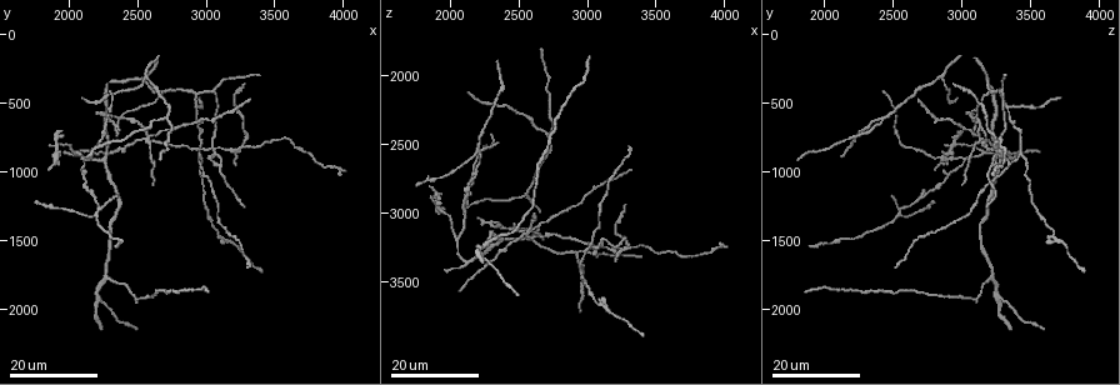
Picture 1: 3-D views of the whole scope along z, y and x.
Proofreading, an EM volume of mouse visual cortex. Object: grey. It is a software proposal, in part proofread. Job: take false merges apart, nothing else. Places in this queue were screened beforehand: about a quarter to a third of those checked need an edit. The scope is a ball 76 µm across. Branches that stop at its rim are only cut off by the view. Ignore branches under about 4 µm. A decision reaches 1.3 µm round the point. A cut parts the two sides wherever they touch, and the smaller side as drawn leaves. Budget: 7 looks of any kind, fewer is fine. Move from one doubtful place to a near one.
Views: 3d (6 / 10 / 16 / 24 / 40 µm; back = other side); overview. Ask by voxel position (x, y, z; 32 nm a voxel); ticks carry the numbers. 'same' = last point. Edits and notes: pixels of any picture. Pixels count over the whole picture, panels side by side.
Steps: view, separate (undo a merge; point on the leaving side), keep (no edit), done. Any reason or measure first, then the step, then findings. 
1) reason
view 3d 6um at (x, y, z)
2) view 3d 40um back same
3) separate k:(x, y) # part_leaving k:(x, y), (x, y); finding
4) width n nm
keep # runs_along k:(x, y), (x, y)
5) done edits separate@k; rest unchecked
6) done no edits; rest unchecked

three-way junction
view 3d 24um at (2200, 1320, 2540)

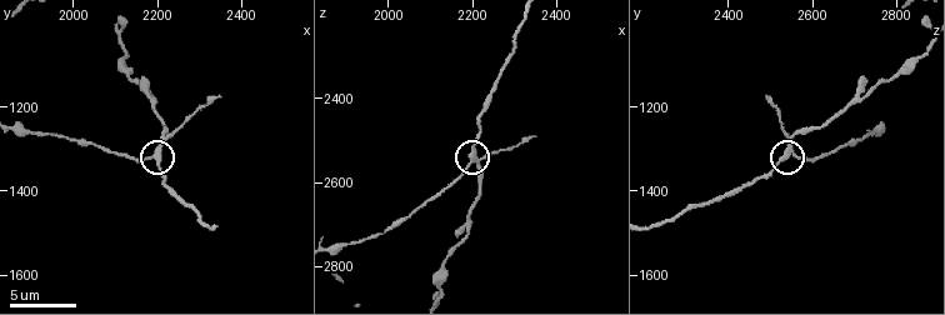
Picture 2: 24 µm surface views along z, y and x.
view 3d 6um at (2200, 1305, 2540)

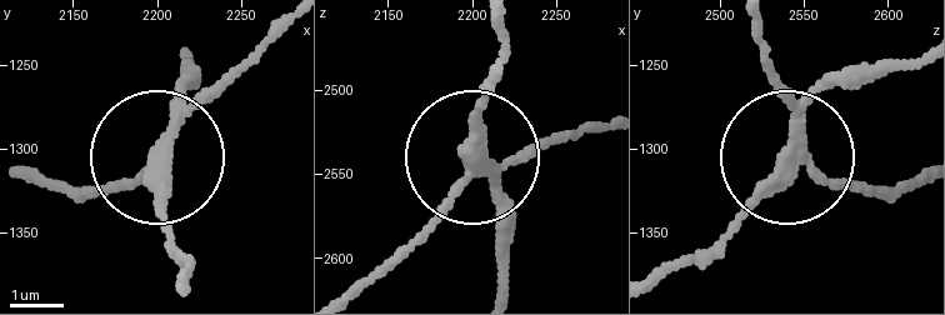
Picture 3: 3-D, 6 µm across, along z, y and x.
side_arm 18 um
separate 3:(231, 81) # part_leaving 3:(174, 136), (120, 185), (26, 176); two neurons meet here

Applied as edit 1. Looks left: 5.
a fork
view 3d 24um at (2260, 1780, 3200)

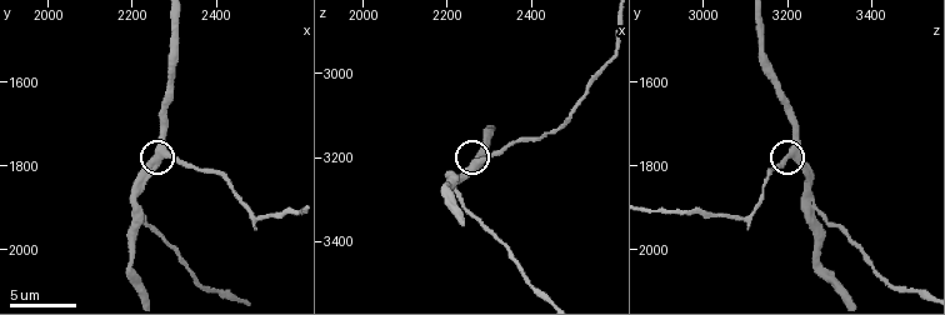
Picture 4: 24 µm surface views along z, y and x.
view 3d 10um at (2280, 1770, 3205)

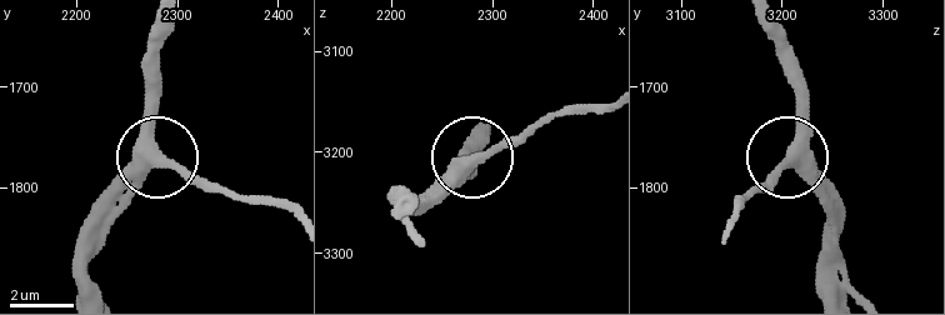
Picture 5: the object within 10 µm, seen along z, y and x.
arms 3
keep # runs_along 5:(173, 20), (151, 100), (154, 158), (114, 203); continuous, no second neuron

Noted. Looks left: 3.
three arms meet
view 3d 24um at (2120, 920, 3000)

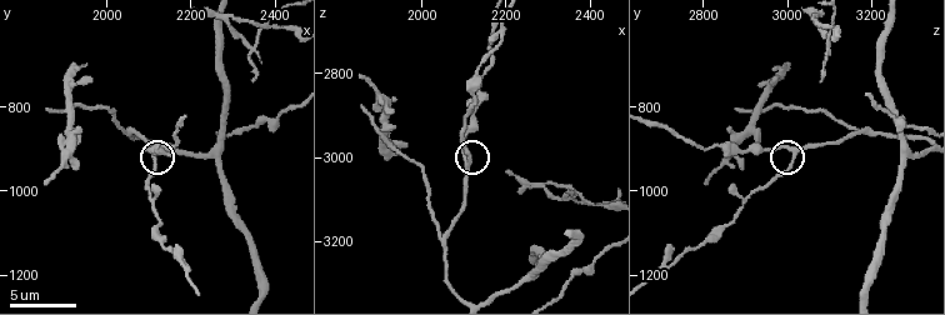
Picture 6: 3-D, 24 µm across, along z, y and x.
view 3d 6um at (2110, 915, 3010)

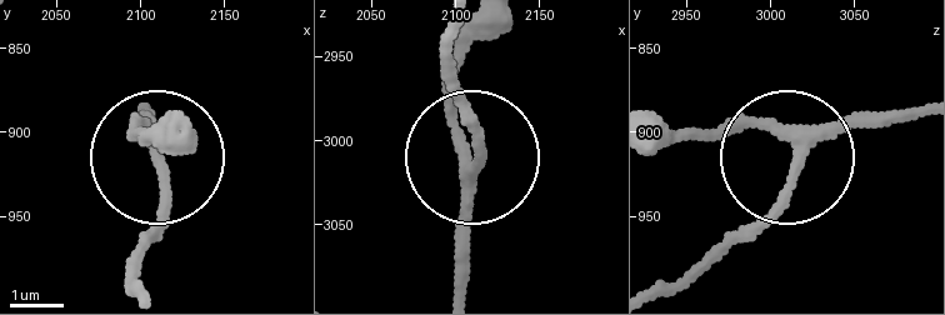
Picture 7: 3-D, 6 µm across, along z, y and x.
view 3d 6um back at (2110, 912, 3018)

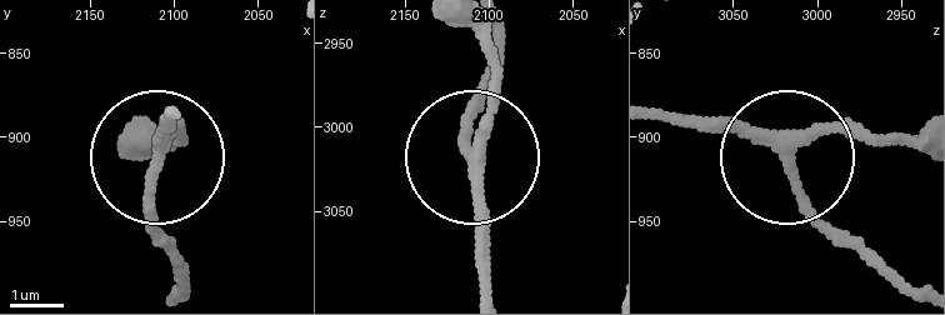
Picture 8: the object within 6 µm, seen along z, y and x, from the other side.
keep # runs_along 8:(493, 288), (479, 154), (493, 24); all the same neuron

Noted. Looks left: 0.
done edits separate@3; rest unchecked

